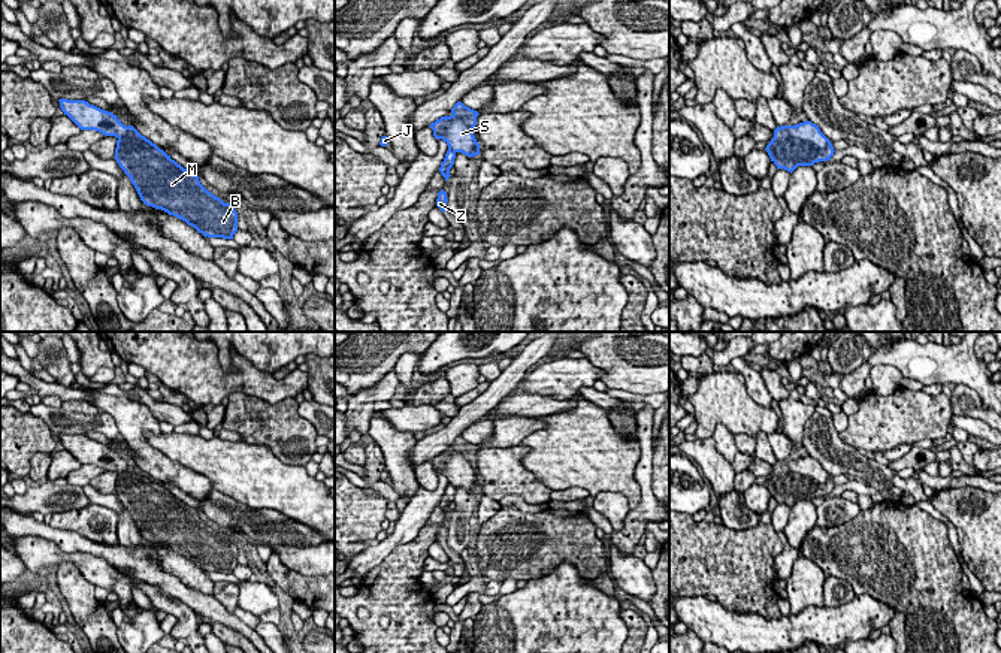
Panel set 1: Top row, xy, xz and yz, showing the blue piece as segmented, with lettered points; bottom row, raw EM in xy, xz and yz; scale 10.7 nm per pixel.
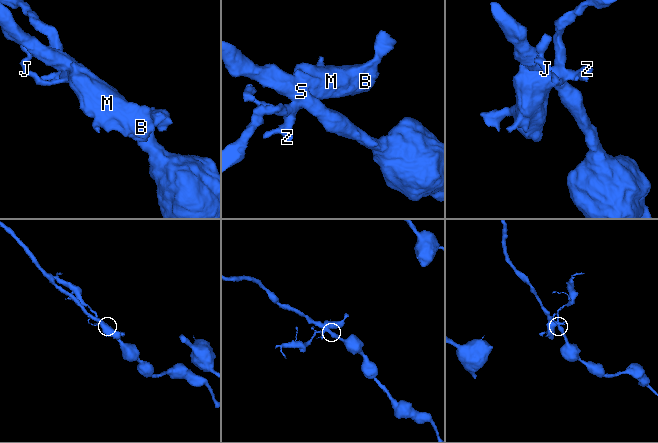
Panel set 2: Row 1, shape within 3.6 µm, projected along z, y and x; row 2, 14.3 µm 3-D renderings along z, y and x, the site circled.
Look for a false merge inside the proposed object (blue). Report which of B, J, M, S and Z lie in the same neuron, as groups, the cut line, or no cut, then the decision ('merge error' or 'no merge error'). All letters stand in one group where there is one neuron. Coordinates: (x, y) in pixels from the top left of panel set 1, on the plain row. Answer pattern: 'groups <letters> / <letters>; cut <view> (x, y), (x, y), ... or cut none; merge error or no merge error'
groups B J M Z / S; cut yz (788, 460), (792, 471), (817, 481), (829, 477); merge error

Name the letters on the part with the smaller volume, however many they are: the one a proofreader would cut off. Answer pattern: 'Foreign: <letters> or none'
Foreign: B, J, M, Z

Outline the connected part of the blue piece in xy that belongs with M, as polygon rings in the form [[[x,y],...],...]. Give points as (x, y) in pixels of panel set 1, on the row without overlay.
[[[133,460],[118,472],[115,495],[146,541],[181,553],[205,572],[233,574],[238,547],[208,526],[199,511],[184,504]]]

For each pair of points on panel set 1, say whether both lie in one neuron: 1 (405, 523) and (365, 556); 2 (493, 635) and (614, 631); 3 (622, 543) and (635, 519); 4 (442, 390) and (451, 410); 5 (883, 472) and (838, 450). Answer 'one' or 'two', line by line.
1: one
2: one
3: one
4: two
5: one

